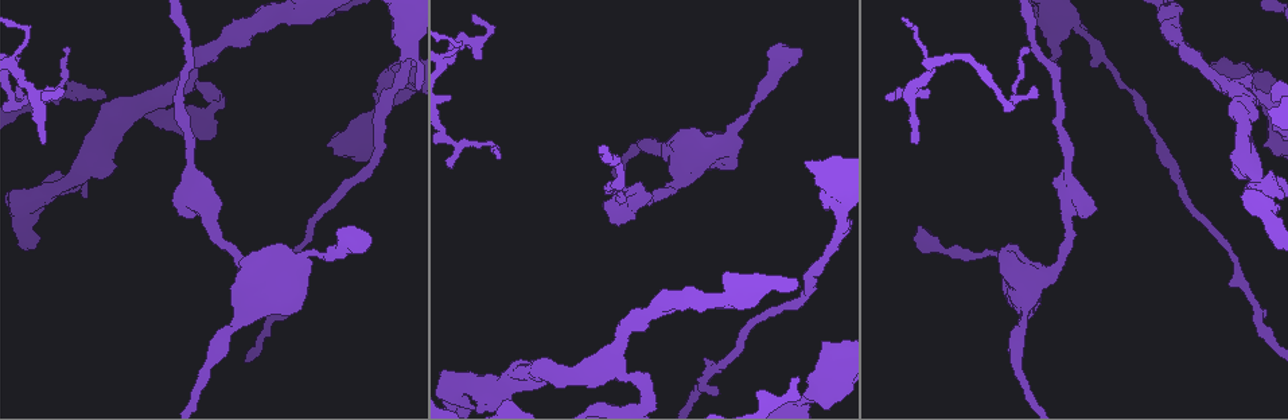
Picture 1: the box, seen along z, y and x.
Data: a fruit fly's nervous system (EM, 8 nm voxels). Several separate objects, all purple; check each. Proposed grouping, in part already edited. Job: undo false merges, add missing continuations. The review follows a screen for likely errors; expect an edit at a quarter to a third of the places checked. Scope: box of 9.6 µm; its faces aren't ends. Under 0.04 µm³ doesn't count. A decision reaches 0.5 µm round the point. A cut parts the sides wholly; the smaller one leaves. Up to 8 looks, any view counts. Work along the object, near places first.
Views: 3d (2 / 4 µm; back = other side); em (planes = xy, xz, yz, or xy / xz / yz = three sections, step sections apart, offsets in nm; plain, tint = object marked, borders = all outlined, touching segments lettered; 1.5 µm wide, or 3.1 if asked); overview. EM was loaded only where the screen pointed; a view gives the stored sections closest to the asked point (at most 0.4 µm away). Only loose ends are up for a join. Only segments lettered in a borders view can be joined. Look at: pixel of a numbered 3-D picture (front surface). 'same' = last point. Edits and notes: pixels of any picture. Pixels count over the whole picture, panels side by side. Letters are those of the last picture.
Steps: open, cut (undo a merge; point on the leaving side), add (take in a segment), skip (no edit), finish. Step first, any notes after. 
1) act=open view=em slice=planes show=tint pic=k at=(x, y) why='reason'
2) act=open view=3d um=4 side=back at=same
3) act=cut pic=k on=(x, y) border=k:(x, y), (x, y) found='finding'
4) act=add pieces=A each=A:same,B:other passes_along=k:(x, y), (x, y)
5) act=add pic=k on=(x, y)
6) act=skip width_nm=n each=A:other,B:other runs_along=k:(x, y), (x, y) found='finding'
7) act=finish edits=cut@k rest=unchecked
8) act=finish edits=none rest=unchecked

act=open view=em slice=planes show=borders pic=1 at=(915, 142) why='free end'

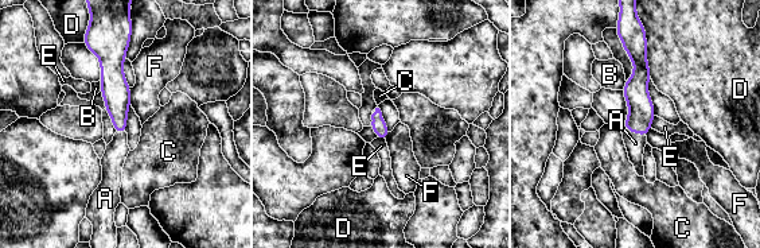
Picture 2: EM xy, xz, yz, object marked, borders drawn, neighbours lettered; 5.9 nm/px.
act=add pieces=A each=A:same,B:other,C:other,D:other,E:other,F:other found='it goes on there'

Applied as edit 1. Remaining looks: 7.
act=open view=3d um=4 pic=1 at=(1056, 178) why='branch stops here'

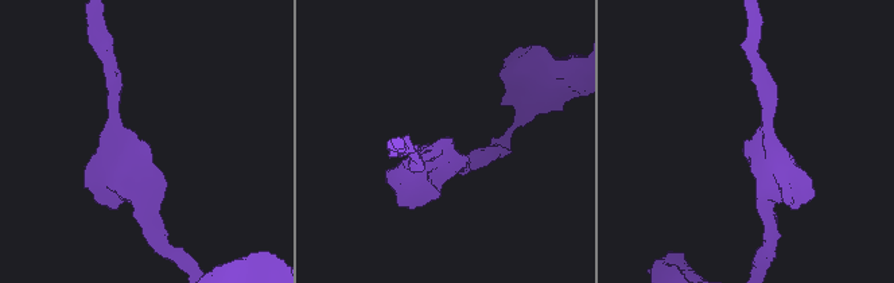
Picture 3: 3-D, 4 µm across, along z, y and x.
act=open view=em slice=planes show=borders pic=3 at=(743, 141)

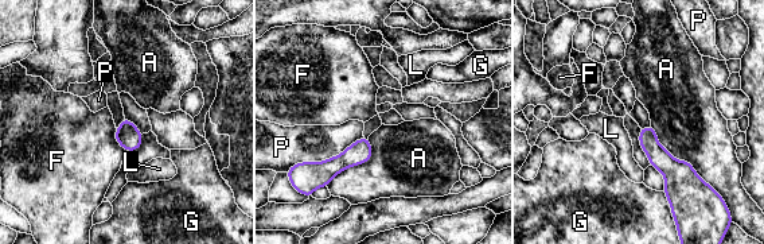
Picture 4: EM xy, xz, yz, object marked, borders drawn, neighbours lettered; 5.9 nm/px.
act=skip each=A:other,F:other,G:other,L:other,P:other border=4:(115, 128), (115, 139), (127, 151) found='none of them fits'

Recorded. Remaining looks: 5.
act=open view=em slice=planes show=plain pic=1 at=(369, 239) why='long arm stops here'

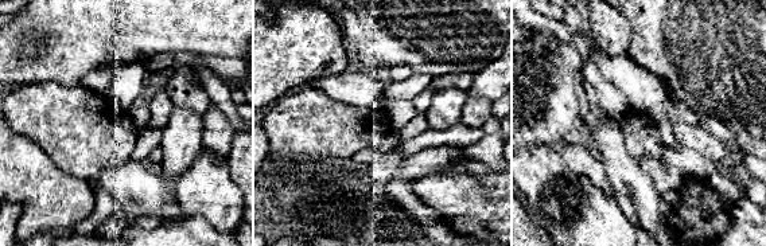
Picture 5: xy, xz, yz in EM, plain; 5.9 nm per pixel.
act=open view=em slice=planes show=borders at=same

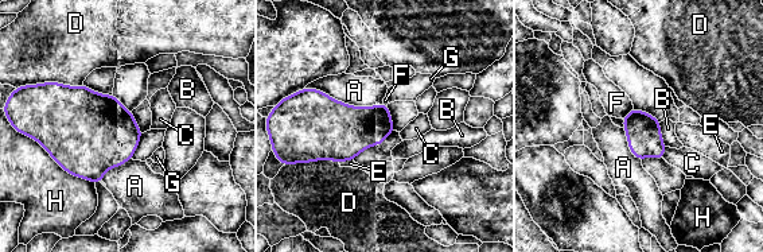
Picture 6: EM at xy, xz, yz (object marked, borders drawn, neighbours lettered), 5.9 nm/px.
act=skip longest_contact=A:480nm each=A:other,B:other,C:other,D:other,E:other,F:other,G:other,H:other border=6:(666, 147), (664, 159) found='no lettered segment goes on from it'

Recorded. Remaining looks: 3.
act=finish edits=add@2 rest=unchecked

